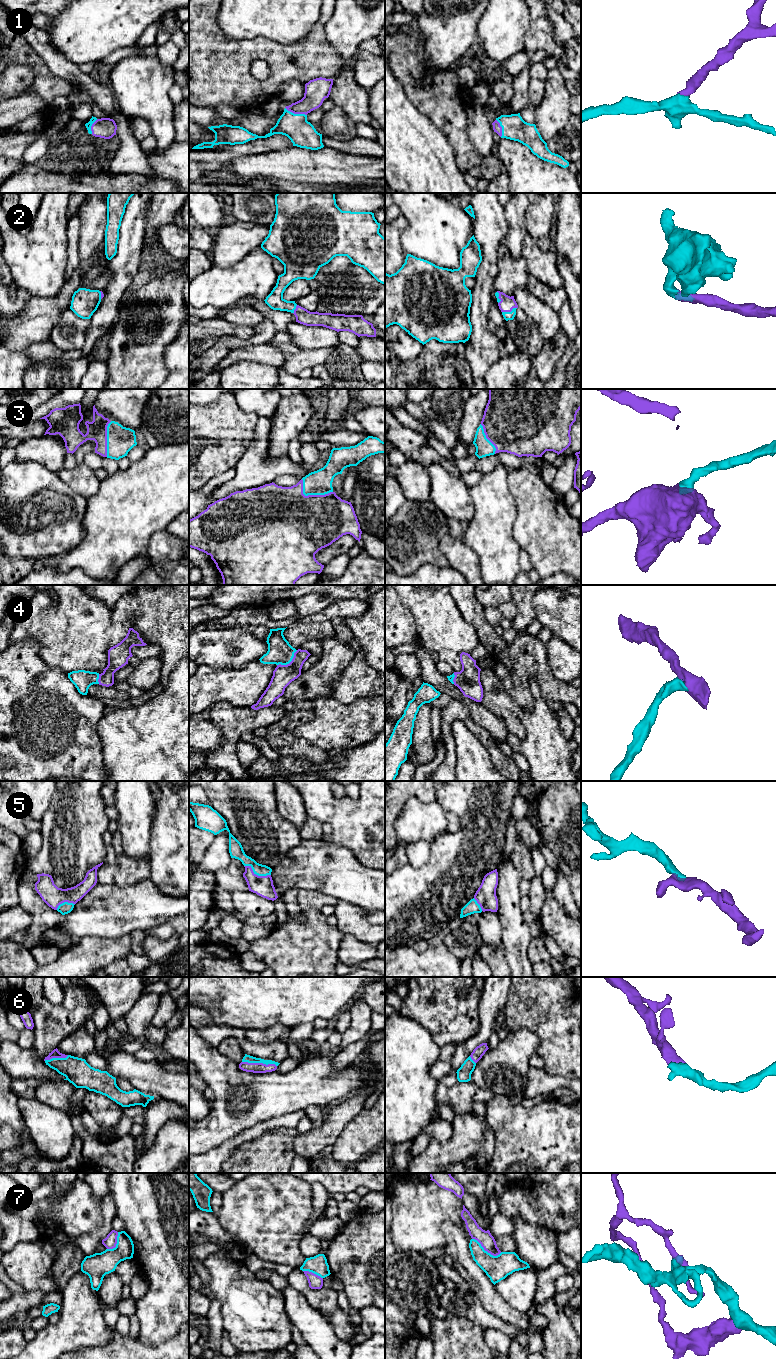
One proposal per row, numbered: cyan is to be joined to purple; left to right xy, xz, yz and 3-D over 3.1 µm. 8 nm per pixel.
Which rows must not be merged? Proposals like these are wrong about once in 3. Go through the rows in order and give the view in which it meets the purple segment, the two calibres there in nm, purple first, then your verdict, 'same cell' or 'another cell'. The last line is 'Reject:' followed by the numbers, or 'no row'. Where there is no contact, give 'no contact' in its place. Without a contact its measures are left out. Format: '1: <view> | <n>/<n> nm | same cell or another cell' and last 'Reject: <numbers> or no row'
1: xz | 190/220 nm | same cell
2: yz | 120/70 nm | same cell
3: xz | 480/200 nm | same cell
4: xz | 170/190 nm | same cell
5: xz | 160/110 nm | same cell
6: xz | 80/60 nm | same cell
7: yz | 120/200 nm | another cell
Reject: 7

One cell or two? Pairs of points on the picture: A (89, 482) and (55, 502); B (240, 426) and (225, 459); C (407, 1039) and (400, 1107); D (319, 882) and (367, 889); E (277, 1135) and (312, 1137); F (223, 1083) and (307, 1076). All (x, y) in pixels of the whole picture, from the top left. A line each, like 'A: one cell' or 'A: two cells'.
A: two cells
B: one cell
C: one cell
D: one cell
E: two cells
F: one cell

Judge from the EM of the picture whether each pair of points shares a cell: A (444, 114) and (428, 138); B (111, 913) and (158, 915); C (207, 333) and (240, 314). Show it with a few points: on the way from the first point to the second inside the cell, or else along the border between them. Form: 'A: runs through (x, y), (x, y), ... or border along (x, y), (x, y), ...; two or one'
A: border along (418, 110), (425, 114), (445, 136), (449, 145); two
B: runs through (123, 913), (146, 913); one
C: border along (223, 318), (241, 326), (251, 327); two

